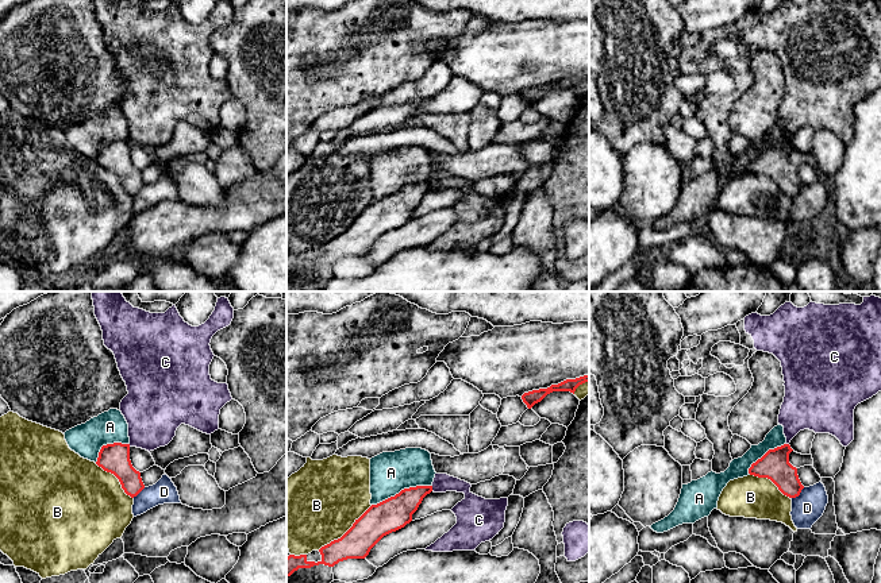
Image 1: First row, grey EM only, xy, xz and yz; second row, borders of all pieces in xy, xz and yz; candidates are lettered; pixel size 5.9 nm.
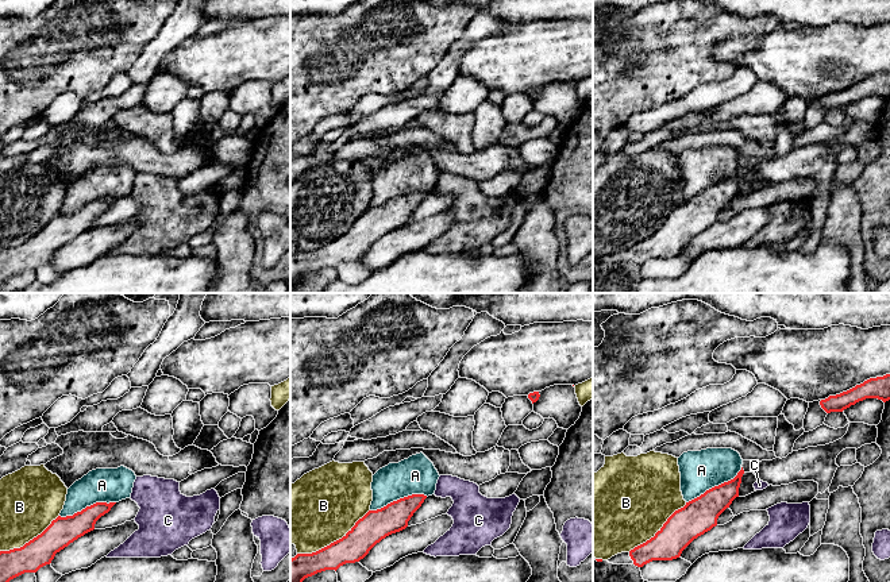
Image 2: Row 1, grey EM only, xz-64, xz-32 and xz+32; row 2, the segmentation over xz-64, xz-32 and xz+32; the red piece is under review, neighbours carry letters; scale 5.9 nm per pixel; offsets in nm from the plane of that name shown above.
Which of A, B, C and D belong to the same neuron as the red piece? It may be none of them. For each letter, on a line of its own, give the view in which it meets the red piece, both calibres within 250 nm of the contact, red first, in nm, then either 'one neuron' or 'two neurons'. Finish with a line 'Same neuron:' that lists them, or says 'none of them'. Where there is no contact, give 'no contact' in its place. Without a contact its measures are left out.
A: contact in xz; calibres 190 and 240 nm; two neurons
B: contact in xz; calibres 190 and 460 nm; two neurons
C: contact in xz; calibres 190 and 140 nm; two neurons
D: contact in yz; calibres 180 and 180 nm; two neurons
Same neuron: none of them

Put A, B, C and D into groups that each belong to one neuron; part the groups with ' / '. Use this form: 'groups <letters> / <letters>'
groups A / B / C / D

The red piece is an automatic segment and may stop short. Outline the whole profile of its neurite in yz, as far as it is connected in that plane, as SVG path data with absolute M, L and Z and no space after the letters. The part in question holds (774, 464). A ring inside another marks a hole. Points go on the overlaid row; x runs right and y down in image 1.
M789 444L769 449L751 464L749 474L770 479L789 498L799 497L804 486L799 479L797 468L789 463L789 453L792 451Z

